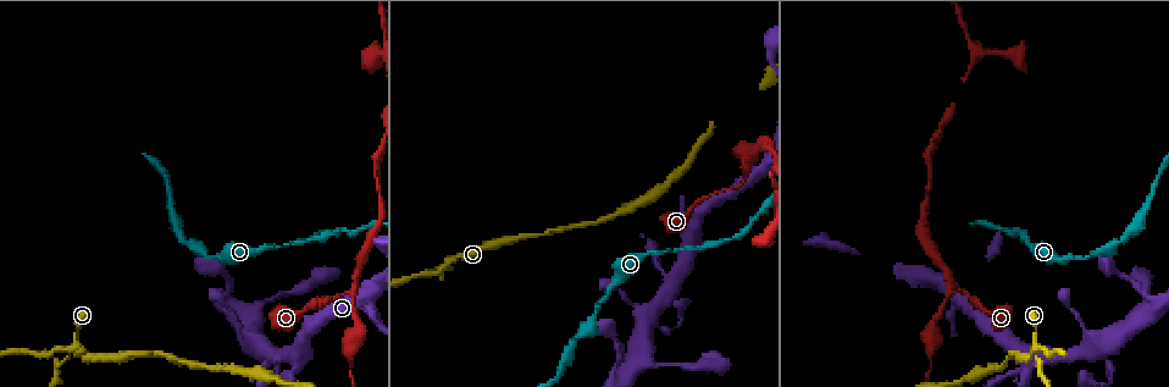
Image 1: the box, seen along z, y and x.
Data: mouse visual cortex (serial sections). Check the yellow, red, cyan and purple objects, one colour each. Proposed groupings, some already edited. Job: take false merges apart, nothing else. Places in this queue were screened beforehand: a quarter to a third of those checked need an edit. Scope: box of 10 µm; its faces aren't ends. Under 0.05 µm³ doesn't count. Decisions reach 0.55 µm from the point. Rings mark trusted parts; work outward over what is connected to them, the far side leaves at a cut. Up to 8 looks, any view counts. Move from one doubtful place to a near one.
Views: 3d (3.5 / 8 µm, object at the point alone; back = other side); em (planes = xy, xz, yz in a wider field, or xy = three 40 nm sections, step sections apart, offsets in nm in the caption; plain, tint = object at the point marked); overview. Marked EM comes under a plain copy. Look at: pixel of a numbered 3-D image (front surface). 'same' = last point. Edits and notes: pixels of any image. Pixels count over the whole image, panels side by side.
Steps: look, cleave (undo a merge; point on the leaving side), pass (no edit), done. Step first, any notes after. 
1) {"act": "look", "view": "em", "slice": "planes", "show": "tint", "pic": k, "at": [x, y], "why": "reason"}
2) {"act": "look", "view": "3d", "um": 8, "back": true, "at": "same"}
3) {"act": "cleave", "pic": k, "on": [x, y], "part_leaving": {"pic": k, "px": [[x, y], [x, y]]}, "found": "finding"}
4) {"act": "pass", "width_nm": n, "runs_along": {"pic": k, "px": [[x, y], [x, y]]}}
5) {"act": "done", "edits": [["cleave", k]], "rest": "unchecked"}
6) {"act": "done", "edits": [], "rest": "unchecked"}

{"act": "look", "view": "3d", "um": 8, "pic": 1, "at": [1029, 356], "why": "abrupt turn"}

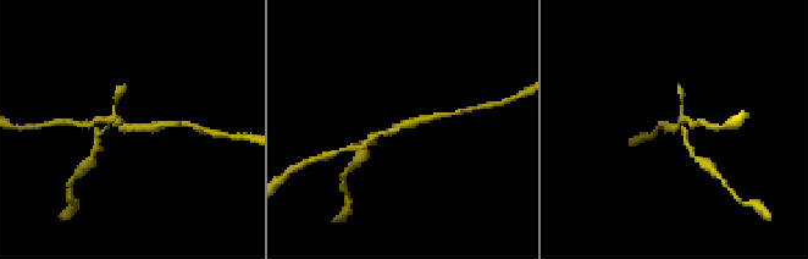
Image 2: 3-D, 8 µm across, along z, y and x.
{"act": "look", "view": "em", "slice": "xy", "step": 3, "show": "tint", "at": "same"}

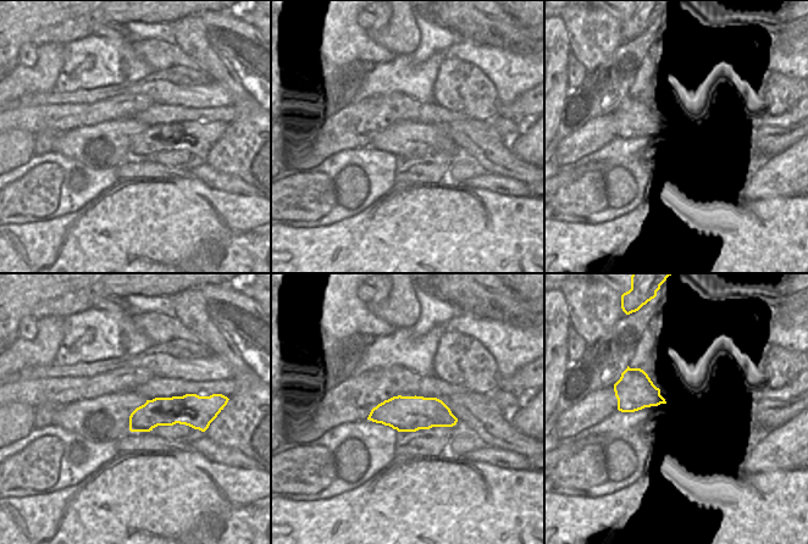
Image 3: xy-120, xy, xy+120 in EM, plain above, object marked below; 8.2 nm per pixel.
{"act": "cleave", "pic": 2, "on": [408, 124], "found": "a second cell is stuck on"}

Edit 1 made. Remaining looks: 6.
{"act": "look", "view": "3d", "um": 3.5, "pic": 1, "at": [693, 248], "why": "sudden change in width"}

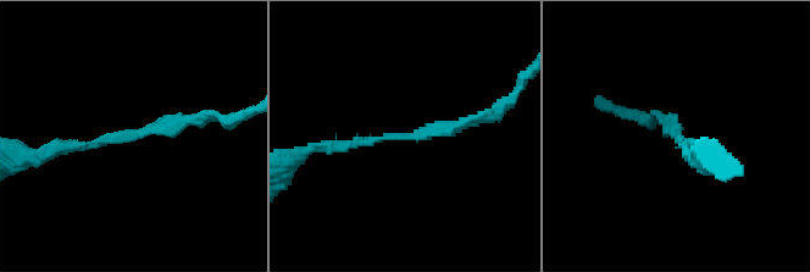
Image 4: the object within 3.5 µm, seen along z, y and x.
{"act": "look", "view": "em", "slice": "xy", "step": 3, "show": "tint", "pic": 4, "at": [406, 137], "arm_widths_nm": [100, 200], "why": "now the EM"}

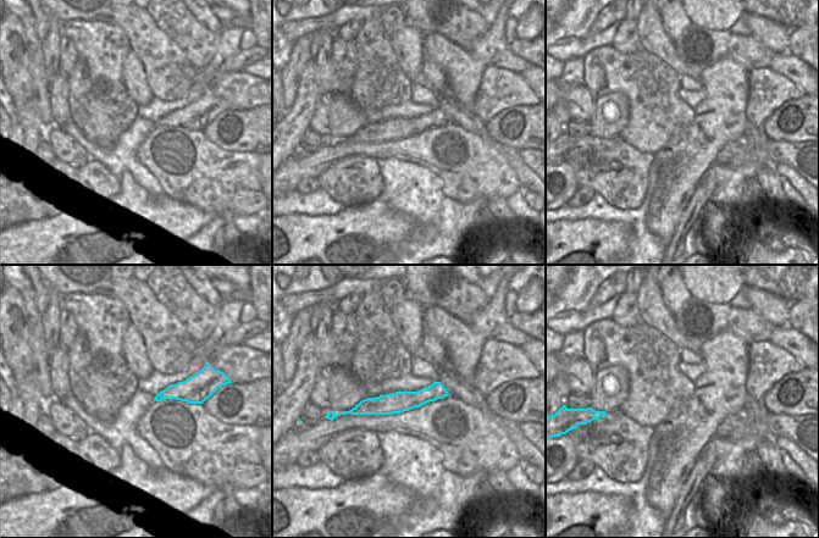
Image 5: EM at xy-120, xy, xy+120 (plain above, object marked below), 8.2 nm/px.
{"act": "pass", "width_nm": 180, "runs_along": {"pic": 5, "px": [[443, 392], [354, 411]]}, "found": "all the same cell"}

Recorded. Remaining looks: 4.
{"act": "look", "view": "em", "slice": "xy", "step": 2, "show": "tint", "pic": 1, "at": [1093, 347], "why": "thin arm on a thick one"}

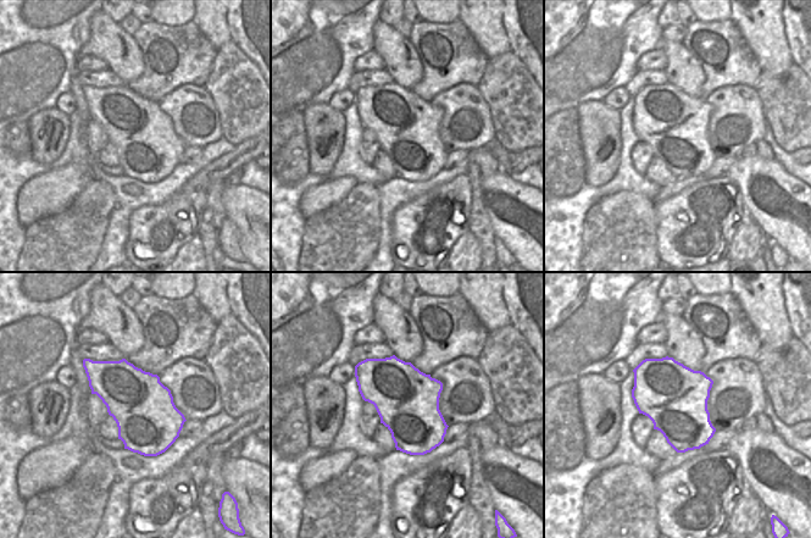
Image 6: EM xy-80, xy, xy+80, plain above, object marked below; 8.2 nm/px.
{"act": "look", "view": "3d", "um": 3.5, "at": "same", "why": "wider look"}

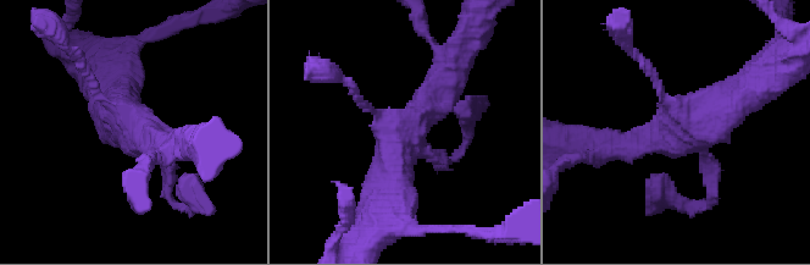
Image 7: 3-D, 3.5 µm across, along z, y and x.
{"act": "pass", "width_nm": 500, "runs_along": {"pic": 7, "px": [[453, 70], [395, 144], [384, 194]]}, "found": "continuous, no second cell"}

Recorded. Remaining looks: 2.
{"act": "done", "edits": [["cleave", 2]], "rest": "unchecked"}

